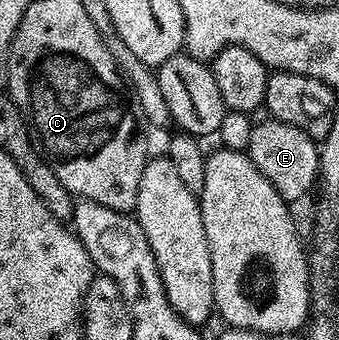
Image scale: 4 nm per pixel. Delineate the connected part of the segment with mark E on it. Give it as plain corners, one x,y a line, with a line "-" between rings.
266,119
260,123
252,124
251,134
249,135
249,147
245,150
248,157
273,183
277,195
288,203
296,203
307,192
314,190
317,185
319,175
319,145
305,131
293,127
289,123
281,123
274,119

